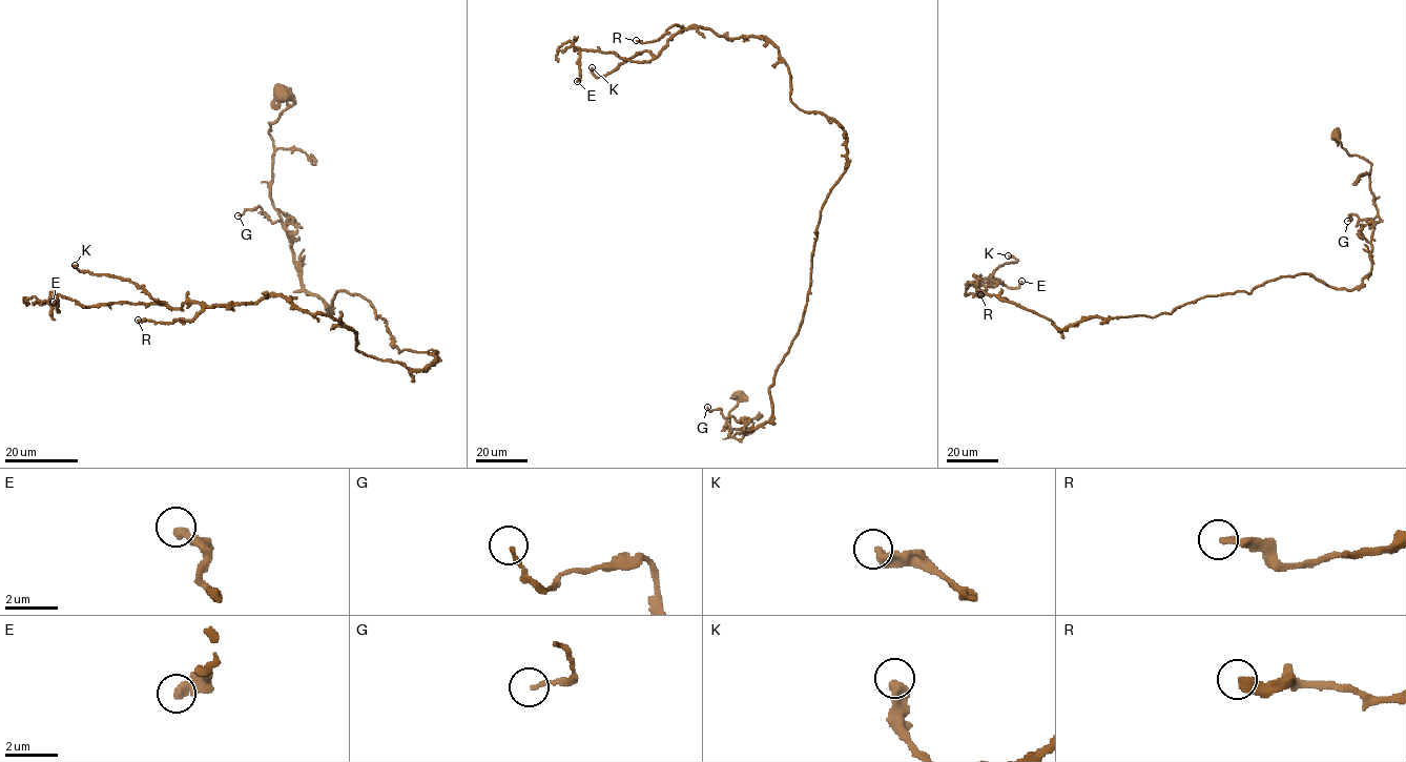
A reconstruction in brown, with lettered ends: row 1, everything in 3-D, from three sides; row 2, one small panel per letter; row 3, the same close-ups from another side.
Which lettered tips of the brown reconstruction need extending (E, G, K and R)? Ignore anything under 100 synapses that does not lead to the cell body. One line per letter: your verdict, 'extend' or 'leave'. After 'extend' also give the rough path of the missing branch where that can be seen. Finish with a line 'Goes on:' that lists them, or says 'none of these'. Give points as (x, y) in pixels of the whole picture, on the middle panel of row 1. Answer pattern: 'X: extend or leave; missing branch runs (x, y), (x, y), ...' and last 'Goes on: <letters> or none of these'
E: leave
G: leave
K: leave
R: leave
Goes on: none of these

